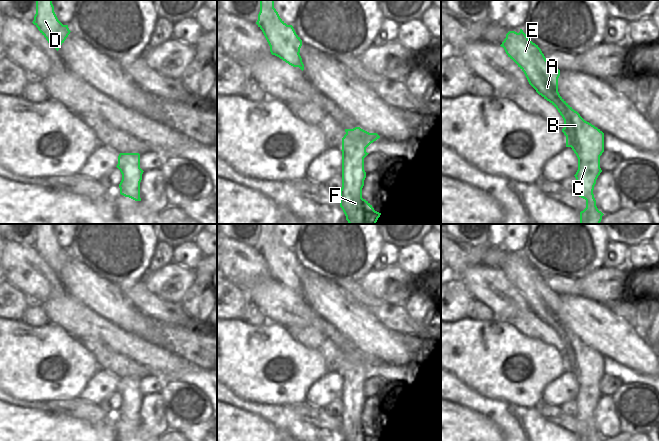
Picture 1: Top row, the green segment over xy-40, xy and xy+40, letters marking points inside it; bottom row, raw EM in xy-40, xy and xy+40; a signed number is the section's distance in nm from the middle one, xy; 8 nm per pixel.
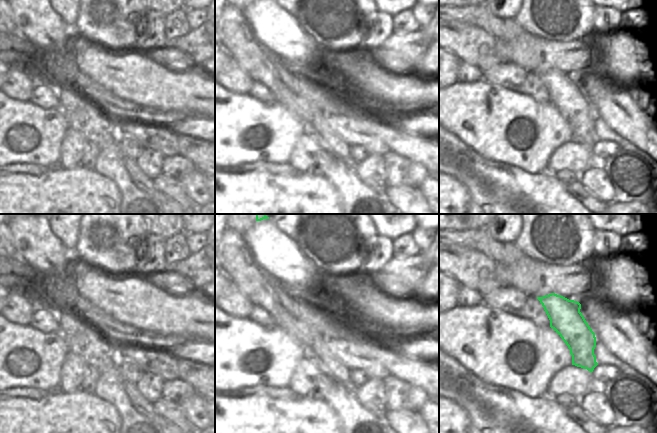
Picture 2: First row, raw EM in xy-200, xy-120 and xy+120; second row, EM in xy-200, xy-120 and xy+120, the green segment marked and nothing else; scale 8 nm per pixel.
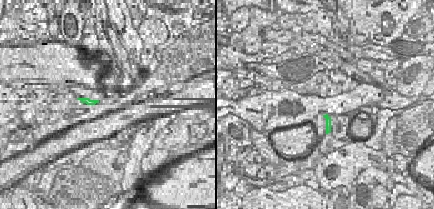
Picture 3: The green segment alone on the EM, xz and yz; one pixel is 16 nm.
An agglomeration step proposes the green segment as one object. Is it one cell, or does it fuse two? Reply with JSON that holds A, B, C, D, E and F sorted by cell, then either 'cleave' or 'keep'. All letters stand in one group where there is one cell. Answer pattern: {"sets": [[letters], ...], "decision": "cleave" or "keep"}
{"sets": [["A", "B", "C", "D", "E", "F"]], "decision": "keep"}

